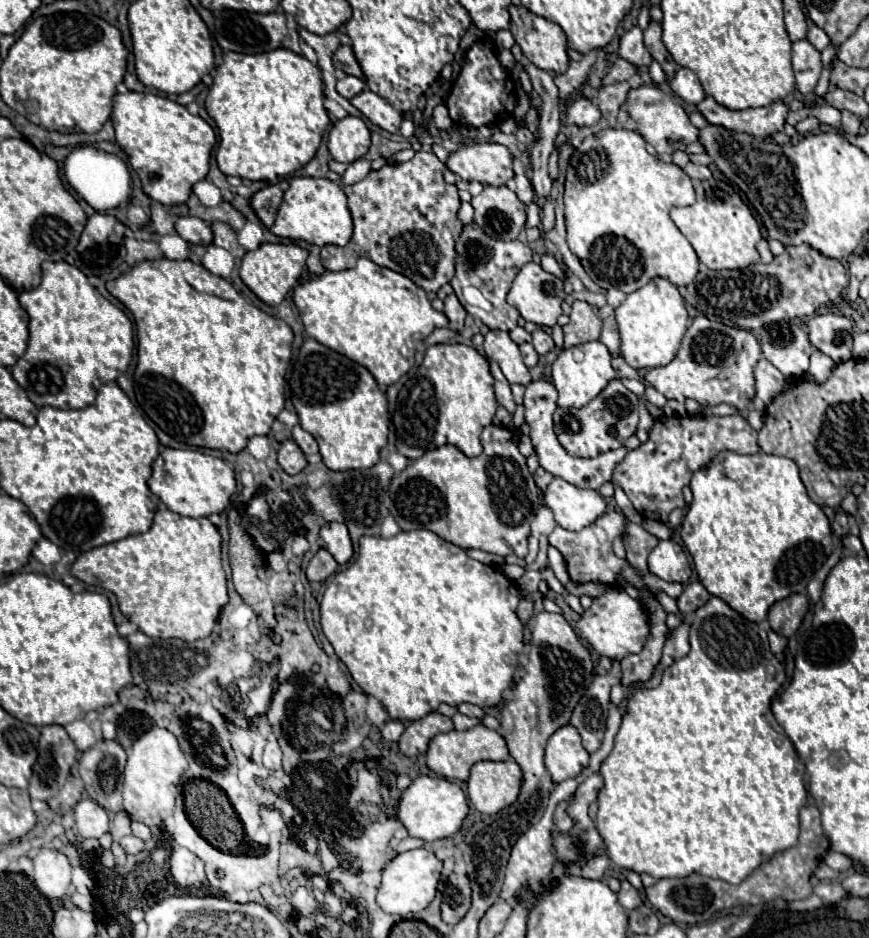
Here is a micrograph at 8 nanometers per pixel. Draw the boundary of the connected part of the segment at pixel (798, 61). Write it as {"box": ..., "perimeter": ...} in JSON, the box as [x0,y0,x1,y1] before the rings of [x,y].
{"box":[791,40,821,94],"perimeter":[[[799,40],[793,44],[791,62],[793,62],[795,80],[797,80],[797,84],[795,84],[797,90],[801,94],[813,92],[813,88],[821,76],[821,54],[807,40]]]}

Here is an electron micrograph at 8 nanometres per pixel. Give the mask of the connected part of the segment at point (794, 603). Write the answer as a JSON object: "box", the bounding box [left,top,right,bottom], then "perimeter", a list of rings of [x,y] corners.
{"box":[767,594,809,638],"perimeter":[[[793,594],[793,596],[773,604],[773,608],[769,608],[767,622],[769,622],[773,632],[789,638],[799,630],[807,610],[809,610],[807,596],[805,594]]]}

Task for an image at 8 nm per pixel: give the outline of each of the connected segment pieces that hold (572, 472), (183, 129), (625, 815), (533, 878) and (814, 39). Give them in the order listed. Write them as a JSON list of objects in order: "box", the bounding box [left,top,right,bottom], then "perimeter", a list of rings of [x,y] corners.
[{"box":[525,380,629,490],"perimeter":[[[537,380],[531,382],[525,390],[525,422],[531,428],[531,440],[539,458],[539,466],[553,474],[559,476],[571,484],[575,484],[577,488],[591,488],[591,490],[599,490],[605,482],[611,482],[613,470],[615,466],[625,458],[625,454],[629,452],[625,446],[613,450],[613,452],[605,452],[597,458],[573,458],[565,452],[565,448],[561,448],[555,432],[553,432],[553,412],[557,408],[557,390],[551,382],[547,380]]]},{"box":[113,92,215,206],"perimeter":[[[127,92],[113,96],[113,126],[121,150],[141,180],[143,192],[165,206],[187,202],[195,182],[209,172],[209,156],[215,146],[213,128],[187,112],[185,106],[151,92]]]},{"box":[595,596,807,884],"perimeter":[[[711,596],[701,608],[697,608],[697,612],[693,612],[689,642],[691,642],[691,652],[681,660],[675,660],[669,668],[665,668],[663,680],[657,688],[651,688],[651,690],[639,688],[629,696],[625,704],[625,714],[621,718],[621,728],[615,736],[615,746],[611,754],[601,762],[601,776],[605,786],[601,788],[597,798],[599,812],[597,812],[595,826],[607,846],[607,852],[609,852],[607,856],[619,868],[633,870],[637,874],[645,872],[645,874],[651,874],[653,878],[685,878],[691,874],[701,874],[707,878],[725,880],[729,884],[739,884],[763,860],[767,860],[775,852],[781,852],[797,844],[799,810],[807,800],[807,790],[803,784],[805,766],[797,756],[793,742],[783,732],[777,732],[769,722],[771,698],[777,694],[777,690],[785,682],[785,668],[769,650],[767,630],[755,622],[745,620],[741,614],[737,614],[717,596]]]},{"box":[501,772,589,900],"perimeter":[[[589,772],[585,774],[579,774],[577,778],[571,778],[571,780],[565,780],[554,788],[549,797],[547,810],[543,814],[543,818],[533,824],[517,842],[515,846],[511,848],[511,858],[507,862],[507,870],[505,870],[505,882],[503,882],[503,888],[501,888],[501,898],[503,900],[513,900],[515,898],[515,892],[525,886],[525,884],[539,884],[541,880],[549,878],[551,876],[551,868],[555,864],[555,850],[553,850],[553,838],[551,838],[551,832],[553,832],[553,814],[557,805],[563,800],[569,800],[571,794],[575,792],[575,788],[579,786],[579,782],[583,782],[583,778],[587,776]]]},{"box":[807,26,829,52],"perimeter":[[[811,26],[811,28],[809,28],[809,32],[807,32],[807,40],[809,40],[819,52],[829,44],[827,34],[825,34],[821,28],[817,28],[817,26]]]}]

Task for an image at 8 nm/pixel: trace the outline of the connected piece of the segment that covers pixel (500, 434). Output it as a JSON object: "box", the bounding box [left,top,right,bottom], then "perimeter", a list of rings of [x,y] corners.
{"box":[389,424,539,558],"perimeter":[[[495,424],[483,428],[483,452],[477,458],[467,458],[453,444],[447,444],[425,452],[417,460],[411,460],[401,474],[393,476],[389,498],[389,512],[397,520],[401,530],[425,528],[465,550],[479,548],[491,554],[515,554],[519,558],[527,556],[529,526],[539,508],[539,488],[535,486],[535,480],[527,470],[525,458],[517,450],[513,434],[507,428]]]}

